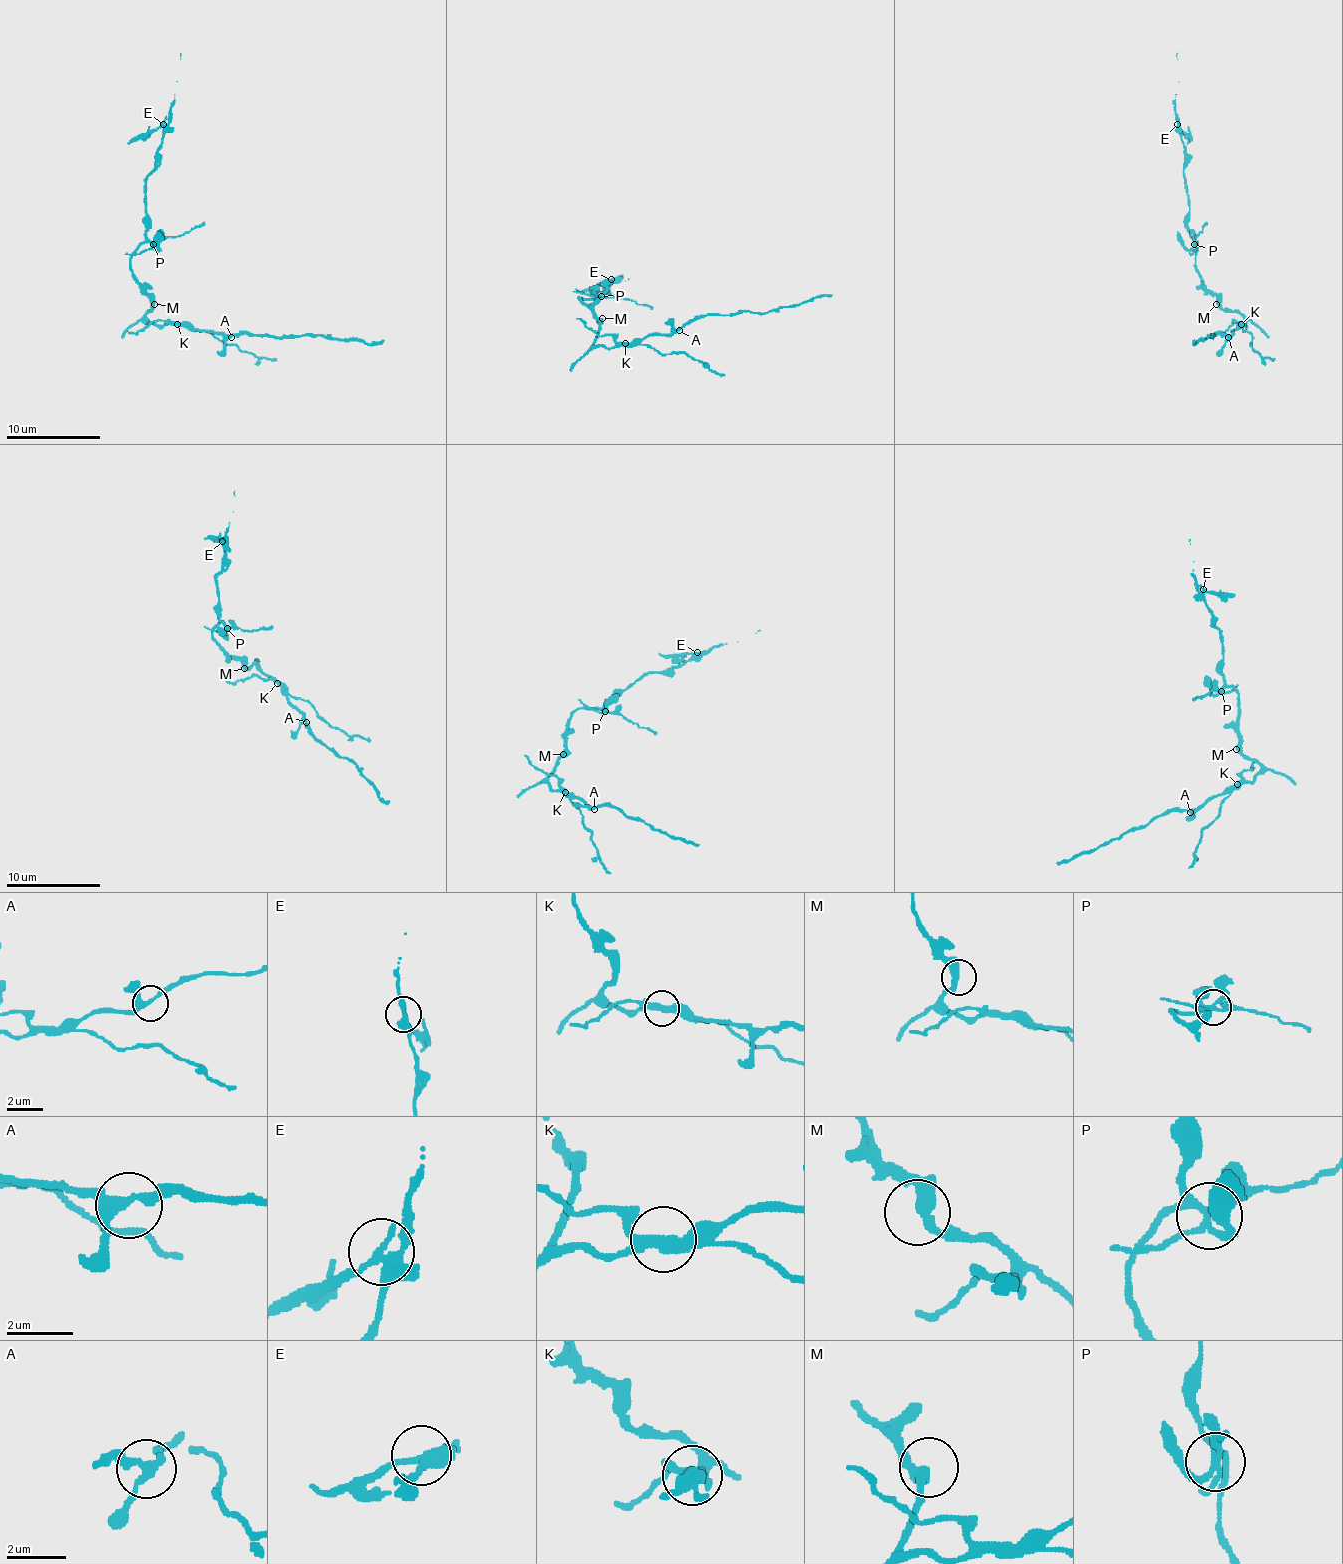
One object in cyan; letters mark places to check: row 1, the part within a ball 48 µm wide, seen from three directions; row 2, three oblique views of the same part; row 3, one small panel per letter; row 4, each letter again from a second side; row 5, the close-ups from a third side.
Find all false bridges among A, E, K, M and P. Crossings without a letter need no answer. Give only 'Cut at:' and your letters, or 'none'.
Cut at: E, K, P

